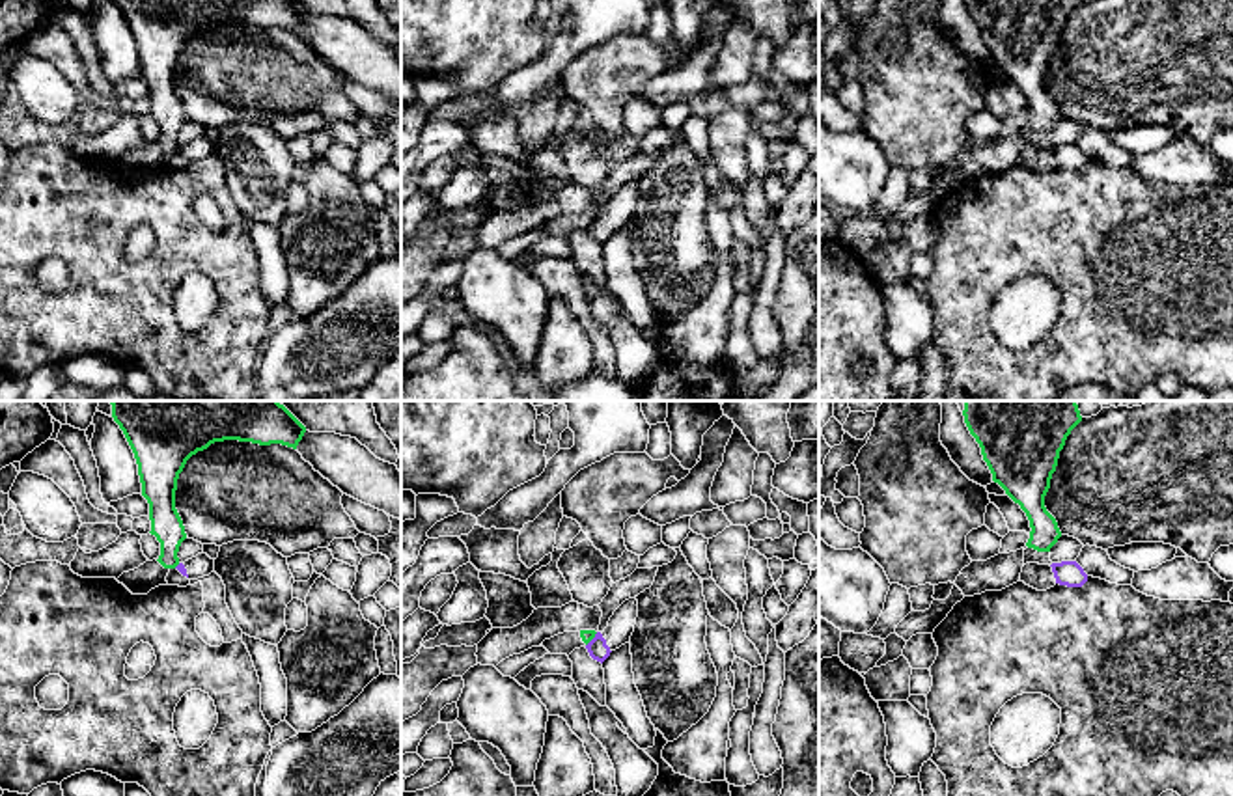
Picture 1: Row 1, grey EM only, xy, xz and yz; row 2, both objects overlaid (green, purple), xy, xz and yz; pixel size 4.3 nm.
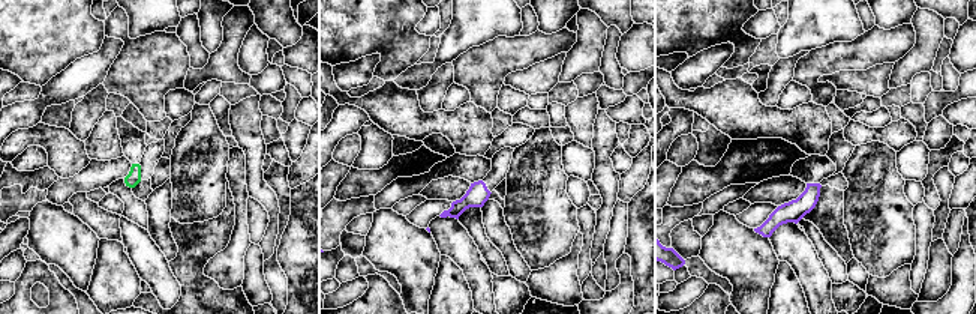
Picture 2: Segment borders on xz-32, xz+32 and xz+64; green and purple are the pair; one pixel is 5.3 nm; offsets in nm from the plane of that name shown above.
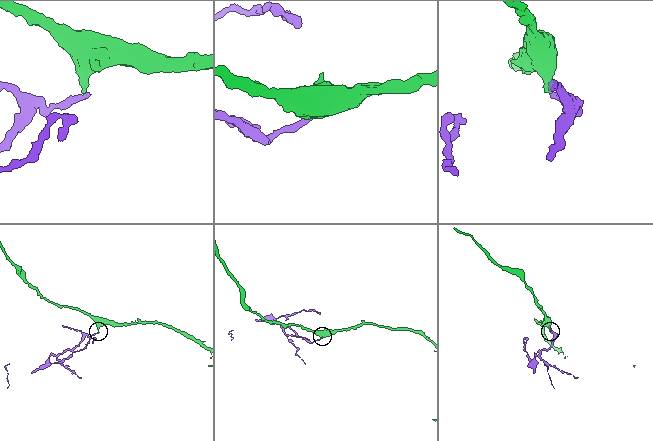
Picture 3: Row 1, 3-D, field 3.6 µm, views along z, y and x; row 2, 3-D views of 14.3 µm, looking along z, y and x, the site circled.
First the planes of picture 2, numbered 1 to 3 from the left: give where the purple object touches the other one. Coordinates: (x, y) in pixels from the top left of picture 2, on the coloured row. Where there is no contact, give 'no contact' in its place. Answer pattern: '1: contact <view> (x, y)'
1: no contact
2: no contact
3: no contact

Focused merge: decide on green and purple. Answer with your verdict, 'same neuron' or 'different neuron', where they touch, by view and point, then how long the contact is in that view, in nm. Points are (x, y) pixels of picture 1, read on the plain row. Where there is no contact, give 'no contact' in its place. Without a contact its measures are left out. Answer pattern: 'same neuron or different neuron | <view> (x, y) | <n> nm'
different neuron | xz (592, 220) | 80 nm

